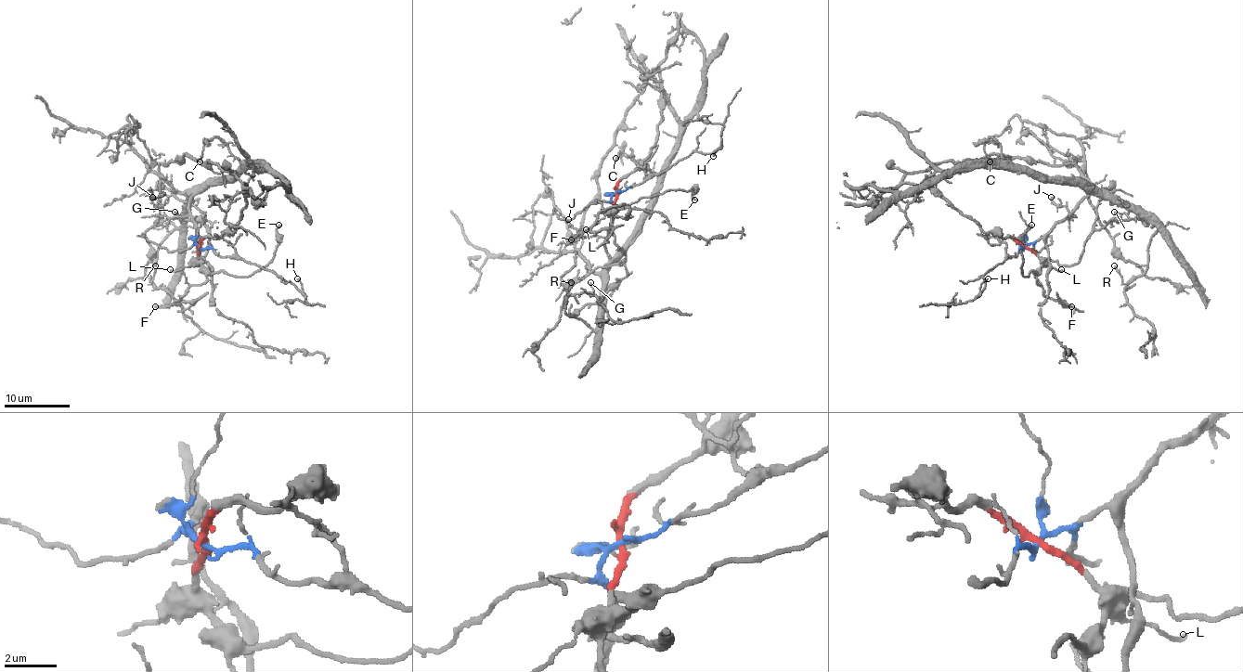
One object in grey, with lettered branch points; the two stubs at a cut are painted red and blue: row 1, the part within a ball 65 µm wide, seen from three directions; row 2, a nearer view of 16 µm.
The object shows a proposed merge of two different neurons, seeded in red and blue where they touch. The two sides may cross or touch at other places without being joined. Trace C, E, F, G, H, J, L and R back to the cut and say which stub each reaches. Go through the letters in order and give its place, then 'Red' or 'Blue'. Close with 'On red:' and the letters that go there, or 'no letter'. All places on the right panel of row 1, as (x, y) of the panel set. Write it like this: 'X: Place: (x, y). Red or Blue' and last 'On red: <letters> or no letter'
C: Place: (990, 161). Blue
E: Place: (1031, 225). Red
F: Place: (1071, 306). Red
G: Place: (1114, 212). Red
H: Place: (988, 278). Blue
J: Place: (1051, 197). Blue
L: Place: (1061, 269). Red
R: Place: (1114, 265). Blue
On red: E, F, G, L

